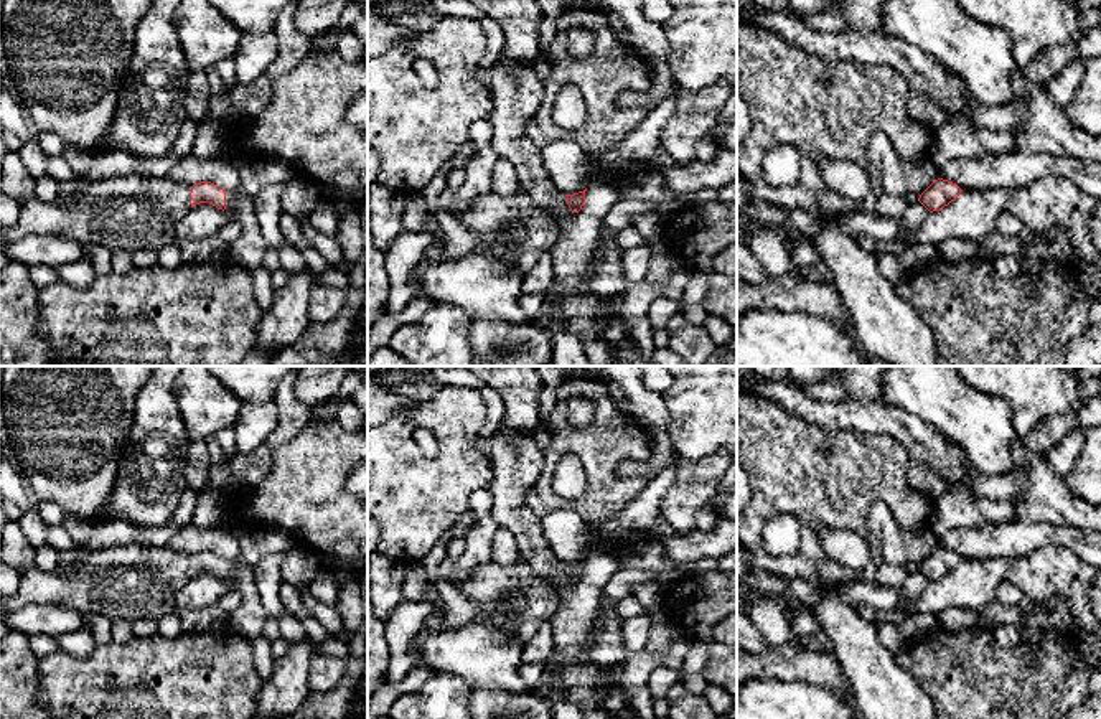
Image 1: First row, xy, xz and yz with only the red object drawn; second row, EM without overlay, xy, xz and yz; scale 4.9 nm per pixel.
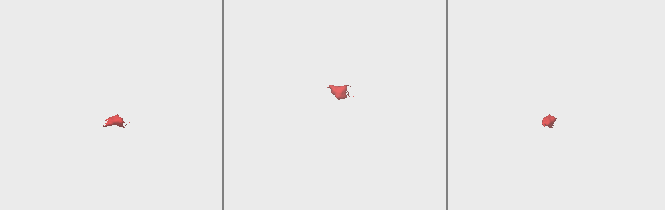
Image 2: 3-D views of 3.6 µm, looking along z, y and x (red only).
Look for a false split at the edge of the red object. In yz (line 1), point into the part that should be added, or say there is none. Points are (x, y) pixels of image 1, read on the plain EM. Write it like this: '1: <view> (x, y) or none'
1: none

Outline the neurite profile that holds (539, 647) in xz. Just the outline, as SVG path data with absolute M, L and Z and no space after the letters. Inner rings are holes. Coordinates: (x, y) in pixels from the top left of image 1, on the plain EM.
M542 623L539 630L522 645L522 663L546 663L554 655L552 623Z

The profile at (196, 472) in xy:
M191 440L186 453L186 488L201 493L208 486L211 472L209 452L204 440Z

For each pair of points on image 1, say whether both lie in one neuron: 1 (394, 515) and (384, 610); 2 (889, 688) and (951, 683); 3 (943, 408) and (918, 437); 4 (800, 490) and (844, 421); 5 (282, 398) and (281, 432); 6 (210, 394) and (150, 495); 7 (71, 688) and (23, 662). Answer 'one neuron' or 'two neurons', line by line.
1: two neurons
2: two neurons
3: two neurons
4: two neurons
5: one neuron
6: two neurons
7: two neurons

